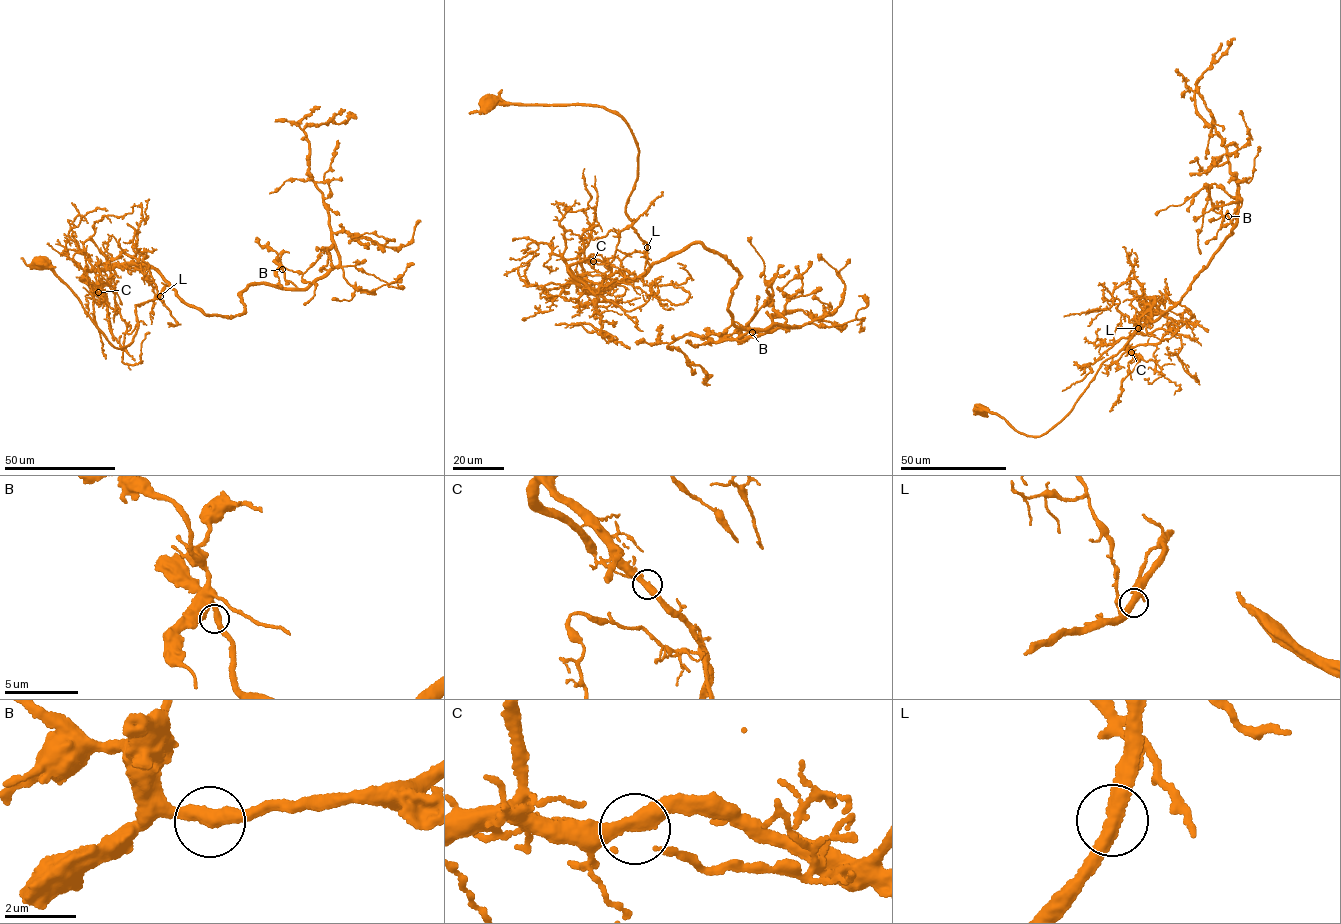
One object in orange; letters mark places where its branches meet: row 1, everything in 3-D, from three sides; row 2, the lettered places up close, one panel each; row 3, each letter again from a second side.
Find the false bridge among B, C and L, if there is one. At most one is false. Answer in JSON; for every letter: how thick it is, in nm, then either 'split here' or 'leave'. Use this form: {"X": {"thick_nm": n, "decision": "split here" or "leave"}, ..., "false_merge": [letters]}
{"B": {"thick_nm": 400, "decision": "leave"}, "C": {"thick_nm": 400, "decision": "leave"}, "L": {"thick_nm": 400, "decision": "leave"}, "false_merge": []}

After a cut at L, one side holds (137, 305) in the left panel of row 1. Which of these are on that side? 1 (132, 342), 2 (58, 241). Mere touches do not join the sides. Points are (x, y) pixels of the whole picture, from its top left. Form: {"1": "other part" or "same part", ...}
{"1": "same part", "2": "other part"}

